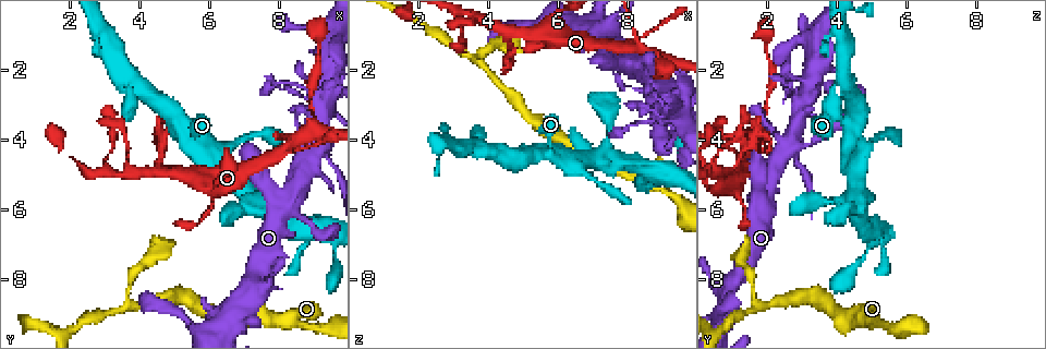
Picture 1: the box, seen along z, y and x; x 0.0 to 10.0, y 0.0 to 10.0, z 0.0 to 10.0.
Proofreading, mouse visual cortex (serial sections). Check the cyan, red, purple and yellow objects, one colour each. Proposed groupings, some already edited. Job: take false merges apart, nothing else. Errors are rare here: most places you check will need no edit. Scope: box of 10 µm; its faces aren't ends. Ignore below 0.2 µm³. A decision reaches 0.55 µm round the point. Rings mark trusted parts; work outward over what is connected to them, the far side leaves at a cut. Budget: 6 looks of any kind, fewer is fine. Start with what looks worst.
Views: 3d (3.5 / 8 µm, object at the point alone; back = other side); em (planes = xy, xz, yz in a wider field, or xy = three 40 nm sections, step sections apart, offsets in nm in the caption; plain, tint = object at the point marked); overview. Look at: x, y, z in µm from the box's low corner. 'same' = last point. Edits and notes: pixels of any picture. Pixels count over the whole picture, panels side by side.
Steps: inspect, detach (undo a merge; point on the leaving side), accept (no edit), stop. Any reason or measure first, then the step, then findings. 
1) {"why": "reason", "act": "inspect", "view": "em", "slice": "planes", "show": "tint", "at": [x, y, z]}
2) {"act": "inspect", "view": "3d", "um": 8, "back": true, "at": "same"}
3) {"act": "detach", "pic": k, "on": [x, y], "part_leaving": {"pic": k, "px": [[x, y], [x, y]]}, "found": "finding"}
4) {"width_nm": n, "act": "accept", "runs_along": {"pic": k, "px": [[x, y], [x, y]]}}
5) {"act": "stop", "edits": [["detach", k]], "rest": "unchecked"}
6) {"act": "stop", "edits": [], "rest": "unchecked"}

{"act": "inspect", "view": "3d", "um": 8, "at": [3.75, 8.80, 1.85]}

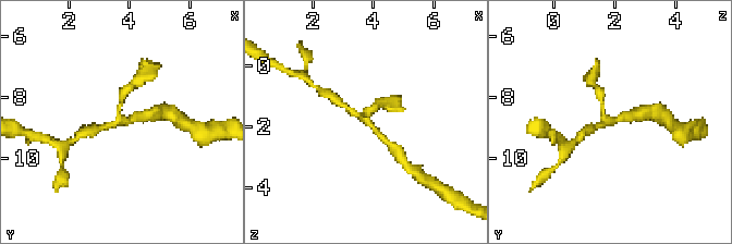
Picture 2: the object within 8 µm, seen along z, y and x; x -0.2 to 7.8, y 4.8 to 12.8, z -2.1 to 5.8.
{"arms": 3, "arm_widths_nm": [150, 200, 250], "act": "inspect", "view": "em", "slice": "xy", "step": 1, "show": "tint", "at": "same"}

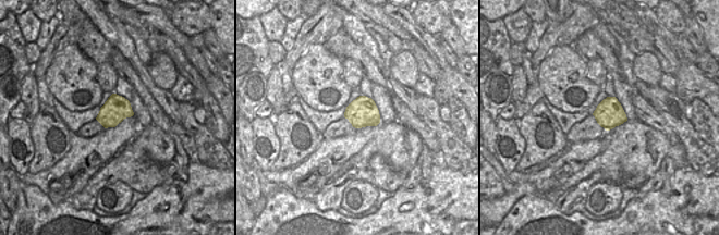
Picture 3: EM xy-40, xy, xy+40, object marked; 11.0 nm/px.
{"act": "accept", "found": "continuous, no second cell"}

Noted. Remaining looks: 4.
{"why": "three-way junction", "act": "inspect", "view": "3d", "um": 3.5, "at": [5.85, 3.95, 4.55]}

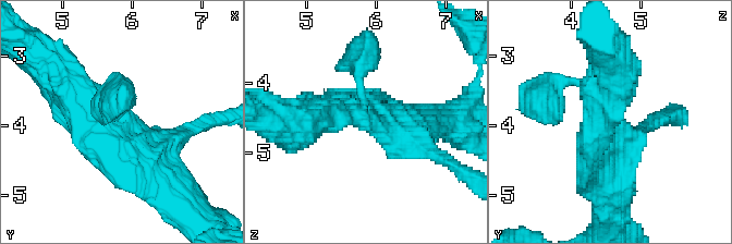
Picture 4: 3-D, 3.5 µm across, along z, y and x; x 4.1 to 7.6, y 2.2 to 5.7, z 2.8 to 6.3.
{"act": "inspect", "view": "em", "slice": "planes", "show": "tint", "at": [5.90, 3.90, 4.50]}

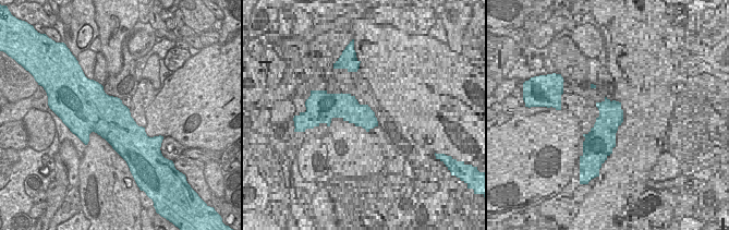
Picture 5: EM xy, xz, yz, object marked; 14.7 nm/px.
{"act": "accept", "runs_along": {"pic": 4, "px": [[361, 71], [357, 112], [425, 146]]}, "found": "all the same cell"}

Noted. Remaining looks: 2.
{"why": "branch point", "act": "inspect", "view": "3d", "um": 3.5, "at": [8.15, 5.85, 1.85]}

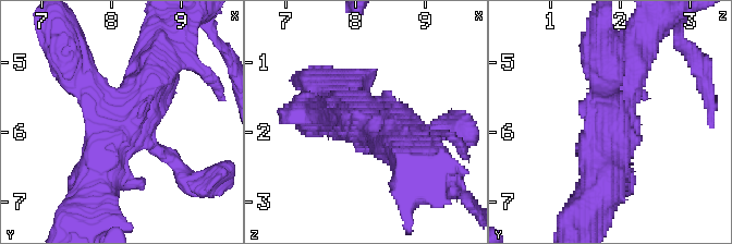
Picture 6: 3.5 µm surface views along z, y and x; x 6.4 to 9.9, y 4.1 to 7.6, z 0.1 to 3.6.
{"why": "need the tissue", "act": "inspect", "view": "em", "slice": "xy", "step": 5, "show": "tint", "at": [8.20, 5.90, 1.85]}

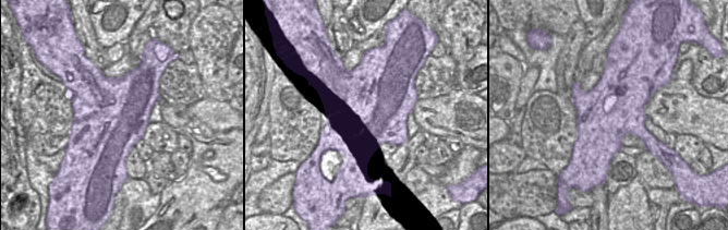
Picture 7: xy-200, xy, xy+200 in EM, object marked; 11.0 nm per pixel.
{"act": "accept", "runs_along": {"pic": 6, "px": [[100, 187], [110, 144], [157, 63]]}, "found": "continuous, no second cell"}

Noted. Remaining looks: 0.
{"act": "stop", "edits": [], "rest": "unchecked"}

